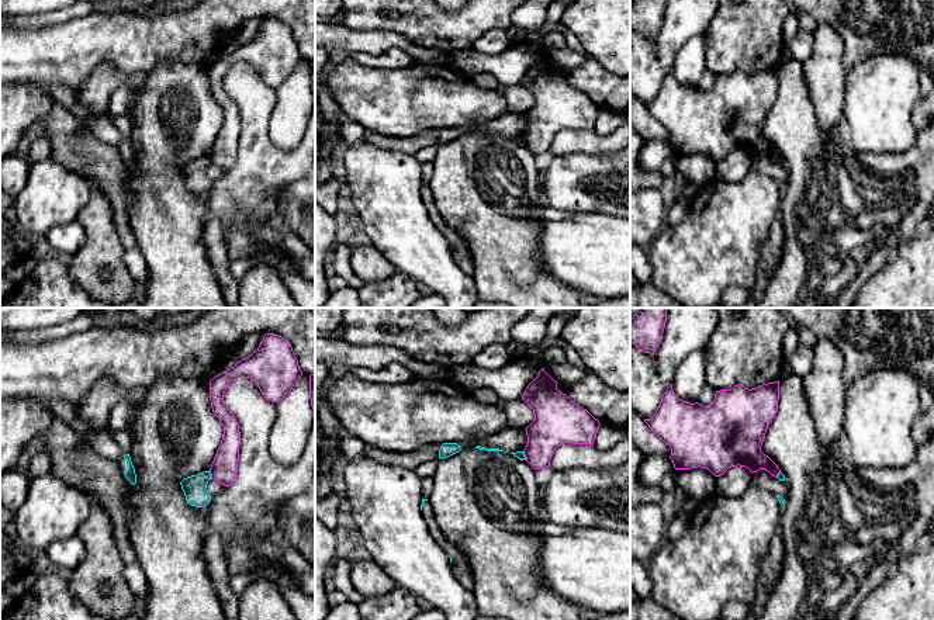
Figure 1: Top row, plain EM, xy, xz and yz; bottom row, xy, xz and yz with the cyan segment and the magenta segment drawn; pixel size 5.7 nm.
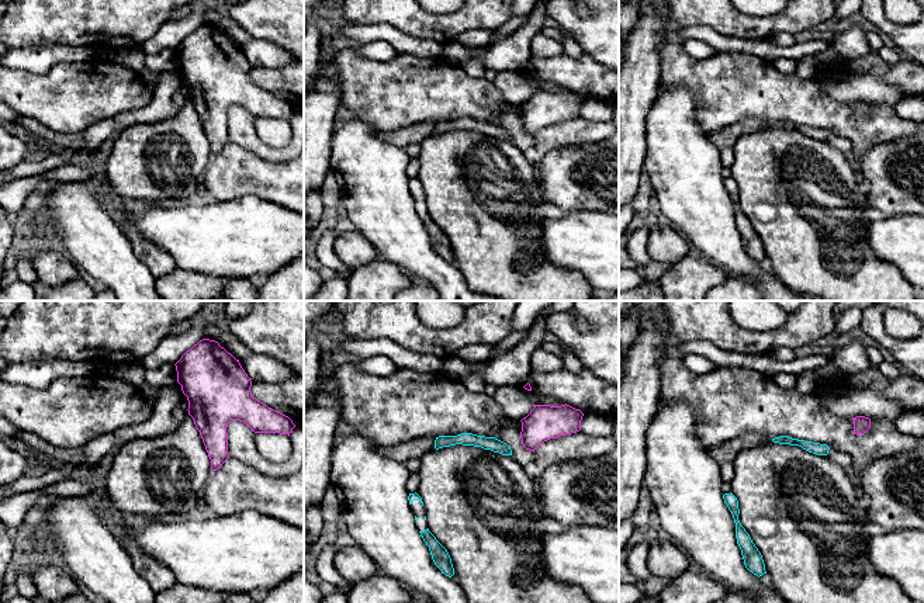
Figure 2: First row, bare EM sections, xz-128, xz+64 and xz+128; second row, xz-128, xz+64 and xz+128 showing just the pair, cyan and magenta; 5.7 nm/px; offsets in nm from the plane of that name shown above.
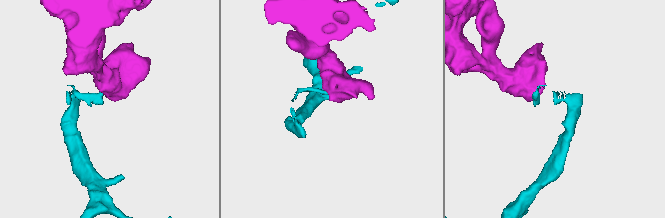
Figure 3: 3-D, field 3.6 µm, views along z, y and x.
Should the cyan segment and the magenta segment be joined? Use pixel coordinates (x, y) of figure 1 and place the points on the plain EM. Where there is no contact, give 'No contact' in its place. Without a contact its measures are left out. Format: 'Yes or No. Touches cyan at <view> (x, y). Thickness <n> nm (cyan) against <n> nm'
No. Touches cyan at xy (210, 160). Thickness 140 nm (cyan) against 150 nm

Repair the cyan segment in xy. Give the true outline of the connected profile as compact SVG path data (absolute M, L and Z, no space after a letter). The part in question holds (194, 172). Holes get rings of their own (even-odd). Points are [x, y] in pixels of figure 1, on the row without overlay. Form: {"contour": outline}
{"contour": "M204 156L197 160L187 162L180 167L186 186L191 191L204 193L210 188L211 180L207 174L207 169L210 164L210 156Z"}

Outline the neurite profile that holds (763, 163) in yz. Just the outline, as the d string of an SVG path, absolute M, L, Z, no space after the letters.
M765 155L753 157L751 169L758 170L769 177L774 177L775 180L782 181L785 186L788 184L788 167L779 166Z

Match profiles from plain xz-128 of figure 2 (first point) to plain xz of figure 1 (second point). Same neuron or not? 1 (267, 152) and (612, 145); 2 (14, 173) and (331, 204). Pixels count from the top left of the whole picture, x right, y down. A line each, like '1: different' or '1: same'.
1: same
2: same

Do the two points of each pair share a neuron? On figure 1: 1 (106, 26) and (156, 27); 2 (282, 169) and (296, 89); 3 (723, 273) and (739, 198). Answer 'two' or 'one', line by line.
1: one
2: two
3: one

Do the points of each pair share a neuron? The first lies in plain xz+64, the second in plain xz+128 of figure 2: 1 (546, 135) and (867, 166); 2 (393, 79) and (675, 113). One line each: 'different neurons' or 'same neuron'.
1: different neurons
2: different neurons

